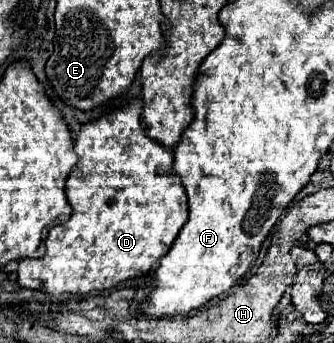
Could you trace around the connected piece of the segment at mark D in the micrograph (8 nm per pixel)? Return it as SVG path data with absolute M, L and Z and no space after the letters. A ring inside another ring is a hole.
M136 98L132 100L130 104L126 104L122 110L112 110L110 114L106 116L100 116L98 120L94 122L88 122L80 128L78 136L76 136L76 144L74 144L74 150L76 154L80 156L78 164L74 166L74 170L70 172L68 180L66 180L66 198L68 202L72 204L72 216L68 222L60 224L60 226L54 226L50 232L48 232L48 238L46 238L46 252L42 258L36 258L36 260L20 260L18 262L18 284L24 286L24 288L30 288L30 290L42 290L42 292L48 292L48 294L88 294L88 292L94 292L94 290L110 290L114 286L118 286L120 282L124 280L130 280L130 278L140 278L144 274L148 274L150 270L156 268L156 264L160 262L160 258L164 254L168 254L172 242L176 240L178 232L182 230L182 226L186 224L188 220L188 204L186 204L186 192L184 192L184 186L178 178L178 174L172 172L172 160L174 160L174 154L160 146L158 142L150 140L146 136L146 132L142 130L140 126L140 114L142 114L142 100Z

